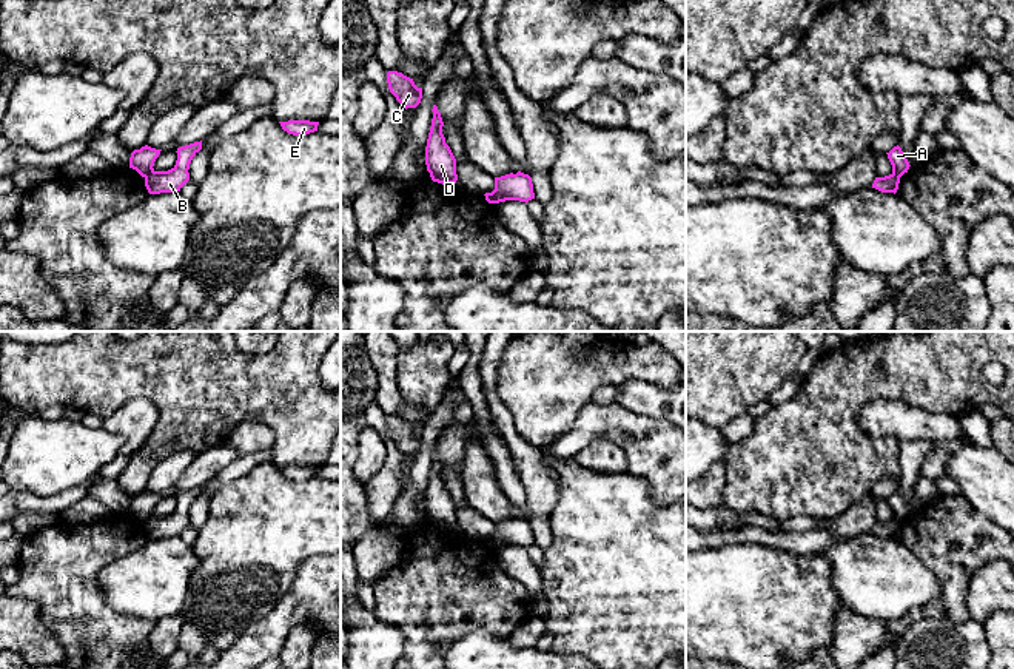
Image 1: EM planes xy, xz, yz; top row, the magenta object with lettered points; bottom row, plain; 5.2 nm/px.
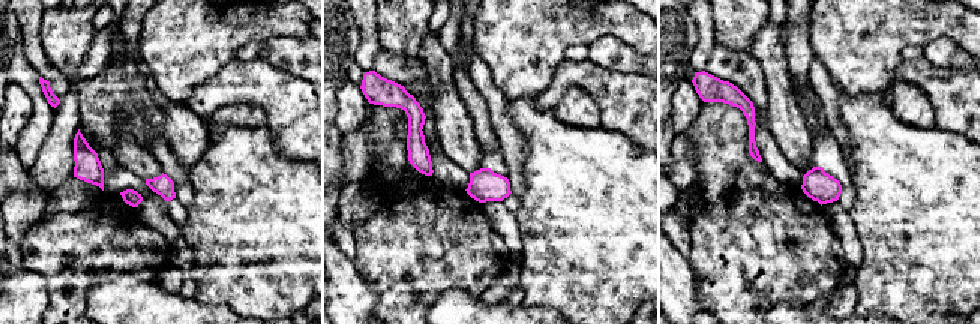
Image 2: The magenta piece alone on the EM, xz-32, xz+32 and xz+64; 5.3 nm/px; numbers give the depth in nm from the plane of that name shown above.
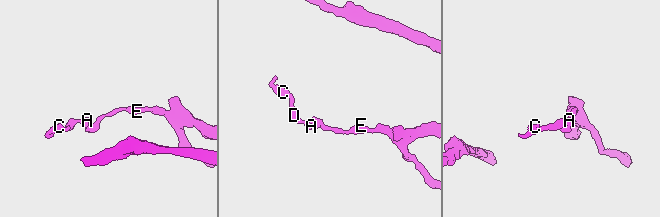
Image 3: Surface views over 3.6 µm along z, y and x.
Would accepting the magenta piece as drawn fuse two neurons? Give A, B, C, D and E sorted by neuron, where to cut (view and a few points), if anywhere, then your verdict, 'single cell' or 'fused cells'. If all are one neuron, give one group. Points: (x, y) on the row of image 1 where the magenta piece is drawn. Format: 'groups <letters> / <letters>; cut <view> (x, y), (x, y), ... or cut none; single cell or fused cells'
groups A C D / B E; cut xy (153, 170), (145, 178); fused cells

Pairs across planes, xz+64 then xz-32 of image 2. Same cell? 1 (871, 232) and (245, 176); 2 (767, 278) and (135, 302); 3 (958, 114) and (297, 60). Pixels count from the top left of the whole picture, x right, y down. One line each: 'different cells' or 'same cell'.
1: same cell
2: different cells
3: different cells

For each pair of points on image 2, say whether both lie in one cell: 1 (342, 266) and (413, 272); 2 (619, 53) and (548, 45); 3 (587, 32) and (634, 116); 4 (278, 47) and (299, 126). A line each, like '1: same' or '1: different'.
1: different
2: different
3: different
4: different

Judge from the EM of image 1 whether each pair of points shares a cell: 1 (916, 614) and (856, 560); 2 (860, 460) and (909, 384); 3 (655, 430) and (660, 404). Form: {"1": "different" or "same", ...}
{"1": "different", "2": "same", "3": "different"}

